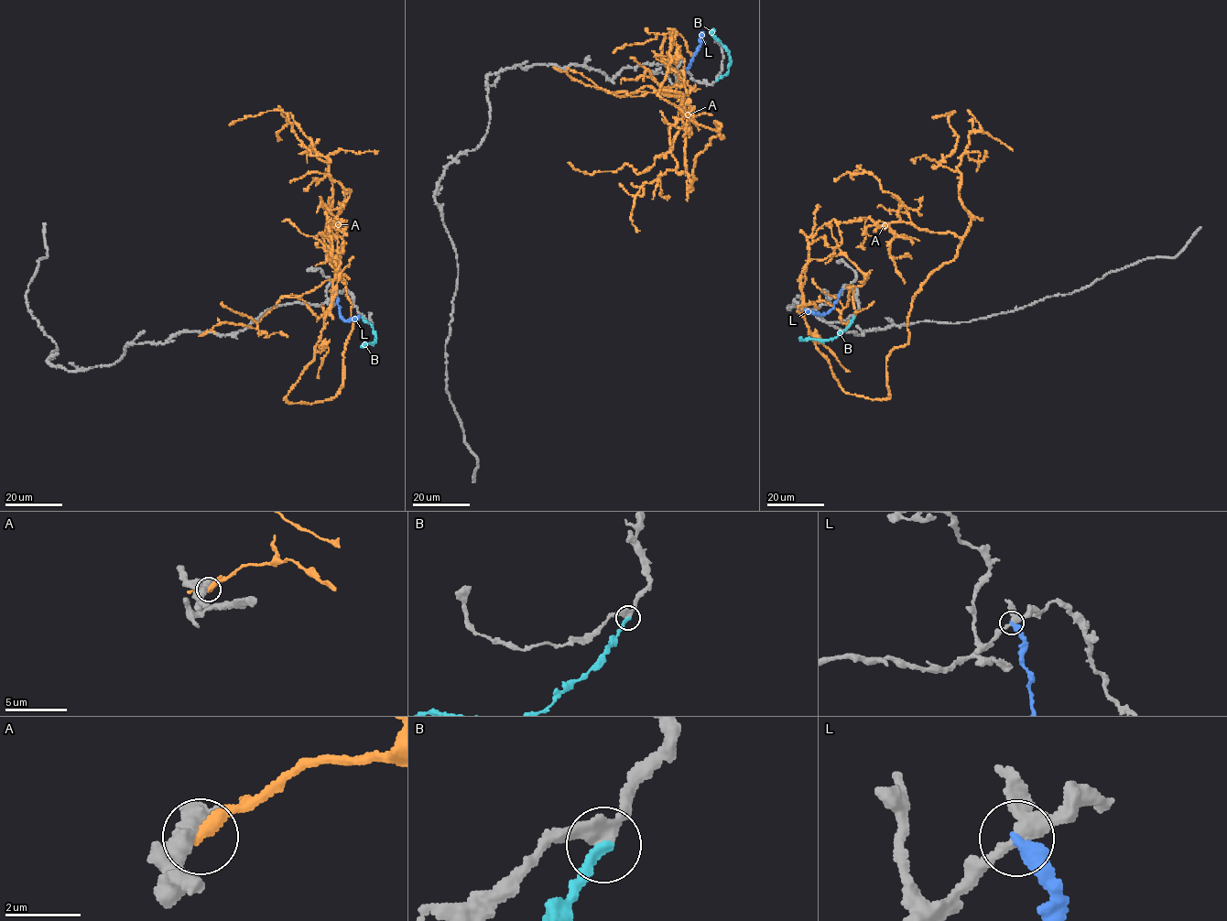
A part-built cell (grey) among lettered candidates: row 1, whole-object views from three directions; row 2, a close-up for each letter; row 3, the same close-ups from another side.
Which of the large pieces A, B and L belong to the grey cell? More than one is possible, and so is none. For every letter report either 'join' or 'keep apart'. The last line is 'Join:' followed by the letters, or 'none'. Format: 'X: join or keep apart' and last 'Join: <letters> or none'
A: keep apart
B: keep apart
L: keep apart
Join: none

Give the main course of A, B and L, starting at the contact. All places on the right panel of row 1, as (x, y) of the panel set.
A: (804, 308), (867, 277), (829, 223), (806, 325), (845, 392), (890, 396), (971, 216), (932, 118)
B: (854, 316), (847, 326), (829, 340), (798, 338)
L: (841, 289), (833, 308), (826, 314), (805, 309)

